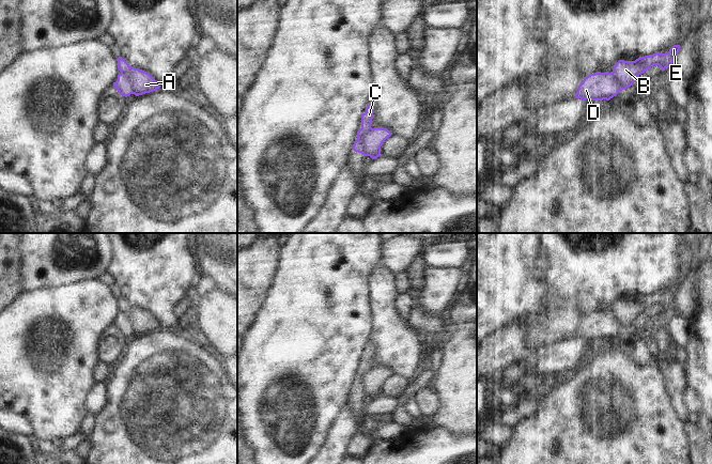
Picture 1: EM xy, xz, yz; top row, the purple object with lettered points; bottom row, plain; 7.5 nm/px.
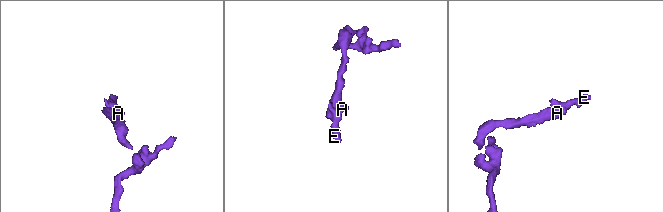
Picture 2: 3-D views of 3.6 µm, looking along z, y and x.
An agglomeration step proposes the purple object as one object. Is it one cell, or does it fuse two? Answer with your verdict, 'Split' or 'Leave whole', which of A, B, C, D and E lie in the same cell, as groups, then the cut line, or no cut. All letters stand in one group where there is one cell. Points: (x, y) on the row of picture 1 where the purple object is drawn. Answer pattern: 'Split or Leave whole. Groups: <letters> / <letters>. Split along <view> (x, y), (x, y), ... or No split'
Split. Groups: A B E / C D. Split along xy (121, 72), (128, 76), (133, 93).

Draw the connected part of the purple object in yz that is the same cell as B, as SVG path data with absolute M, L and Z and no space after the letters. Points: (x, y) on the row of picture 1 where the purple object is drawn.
M674 45L669 51L665 53L655 52L653 55L639 57L635 61L619 60L613 68L619 90L622 91L633 86L635 79L653 65L659 65L662 71L671 67L679 50L680 45Z

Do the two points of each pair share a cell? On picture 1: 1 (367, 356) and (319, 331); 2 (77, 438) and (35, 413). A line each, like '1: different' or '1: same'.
1: different
2: different

